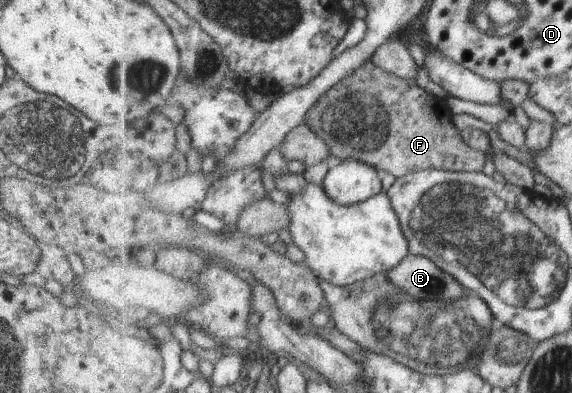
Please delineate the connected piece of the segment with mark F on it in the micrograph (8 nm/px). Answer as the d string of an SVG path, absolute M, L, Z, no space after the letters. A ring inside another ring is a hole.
M367 61L352 75L340 80L305 112L303 123L328 142L332 150L333 163L357 158L376 169L392 173L395 177L421 169L443 169L446 171L481 172L487 164L483 151L468 145L451 121L452 113L446 96L435 96L421 88L415 79L403 79L384 71L373 61Z

